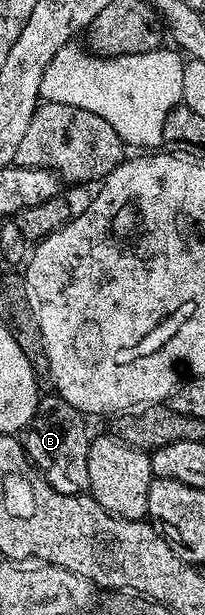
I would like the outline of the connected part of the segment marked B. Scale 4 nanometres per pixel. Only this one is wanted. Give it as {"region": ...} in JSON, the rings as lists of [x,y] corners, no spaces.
{"region":[[[46,393],[36,405],[35,415],[24,430],[26,456],[36,470],[56,489],[65,495],[84,495],[90,490],[88,481],[88,449],[92,432],[86,428],[87,416],[77,411],[57,393]]]}

